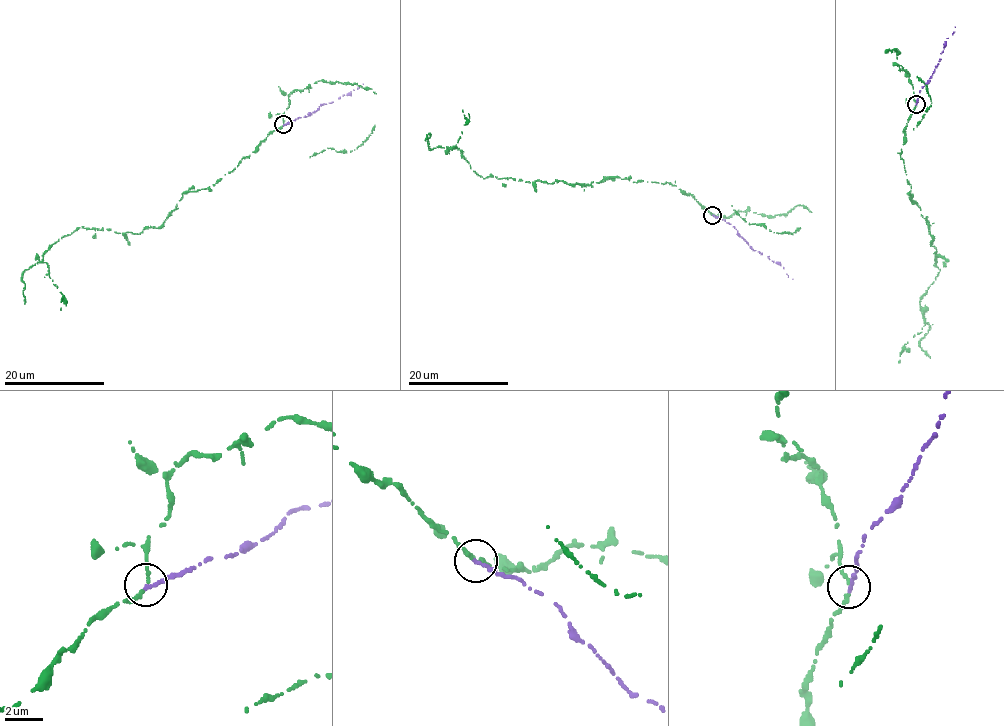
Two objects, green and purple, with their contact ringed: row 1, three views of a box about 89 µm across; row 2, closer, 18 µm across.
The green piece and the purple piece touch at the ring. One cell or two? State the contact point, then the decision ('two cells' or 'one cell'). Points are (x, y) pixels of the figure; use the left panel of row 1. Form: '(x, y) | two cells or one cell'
(283, 124) | two cells

